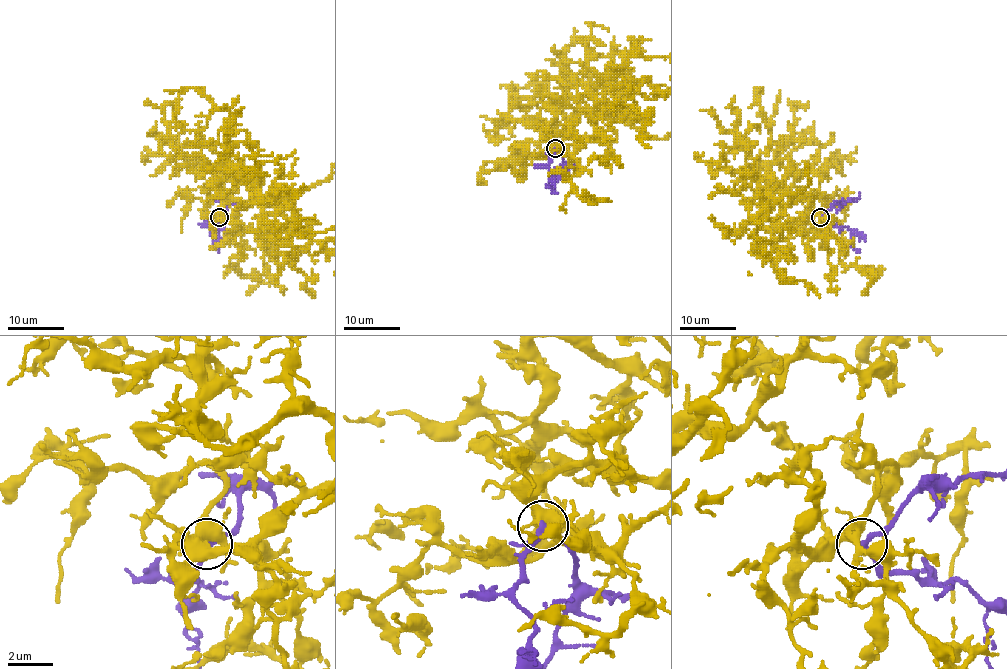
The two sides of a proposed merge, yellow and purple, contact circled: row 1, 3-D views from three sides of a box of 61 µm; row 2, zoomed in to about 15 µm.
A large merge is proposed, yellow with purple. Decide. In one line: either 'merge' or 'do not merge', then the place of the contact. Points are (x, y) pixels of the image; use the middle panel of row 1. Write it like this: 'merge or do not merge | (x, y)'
merge | (555, 148)

